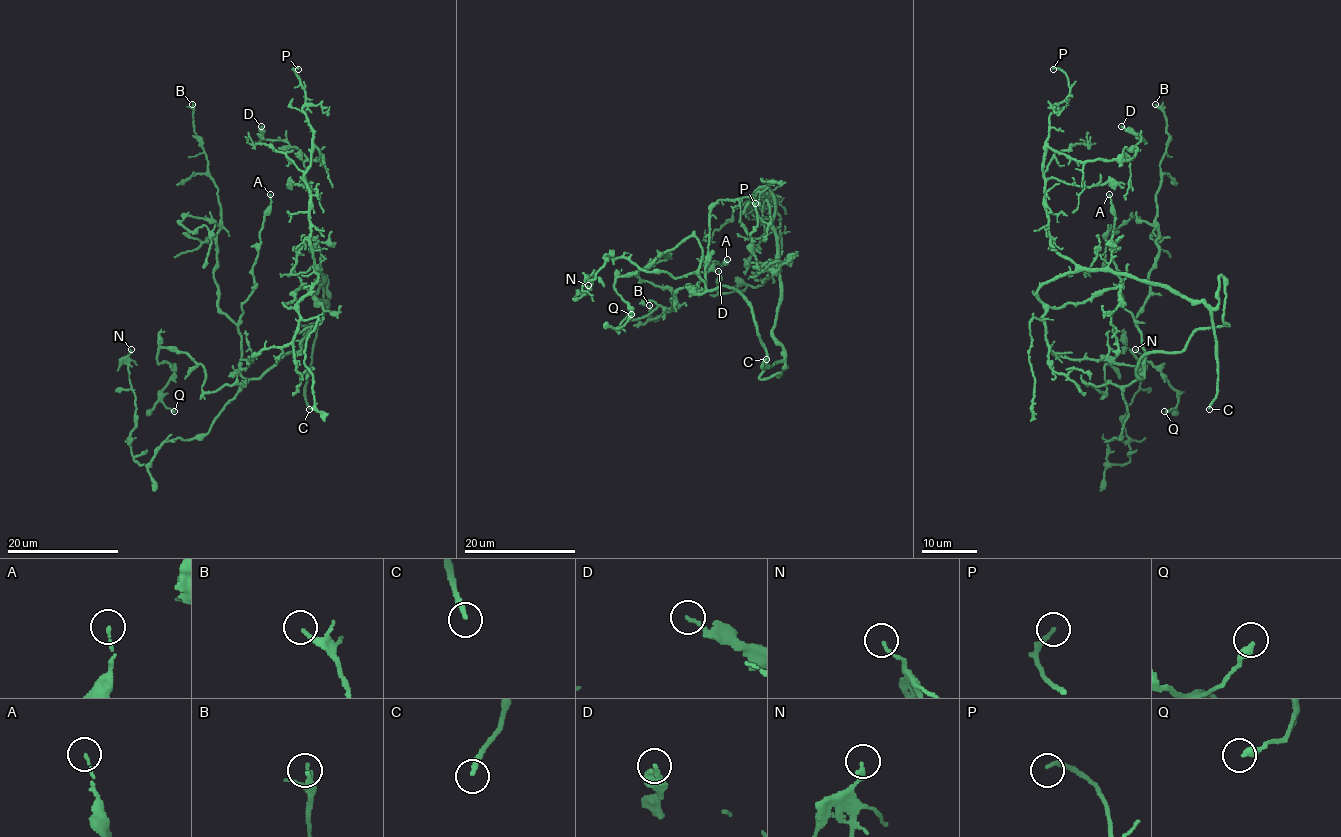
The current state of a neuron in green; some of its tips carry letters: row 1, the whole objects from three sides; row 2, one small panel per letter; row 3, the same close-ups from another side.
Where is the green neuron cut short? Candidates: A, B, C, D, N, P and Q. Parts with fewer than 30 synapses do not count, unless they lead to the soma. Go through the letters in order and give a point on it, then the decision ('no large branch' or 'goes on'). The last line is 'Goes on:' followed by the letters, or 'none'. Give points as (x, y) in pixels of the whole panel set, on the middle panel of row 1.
A: at (727, 259); no large branch
B: at (649, 305); no large branch
C: at (766, 359); goes on
D: at (718, 271); no large branch
N: at (588, 285); no large branch
P: at (755, 203); no large branch
Q: at (631, 314); no large branch
Goes on: C

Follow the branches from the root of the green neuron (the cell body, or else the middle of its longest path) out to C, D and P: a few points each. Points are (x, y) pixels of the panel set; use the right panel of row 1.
C: (1049, 346), (1038, 297), (1043, 283), (1082, 269), (1113, 269), (1167, 285), (1209, 310), (1217, 354), (1209, 409)
D: (1049, 346), (1038, 290), (1075, 265), (1050, 243), (1043, 152), (1130, 161), (1143, 139), (1121, 126)
P: (1049, 346), (1038, 290), (1075, 269), (1050, 243), (1046, 210), (1049, 116), (1070, 91), (1067, 76), (1053, 69)

